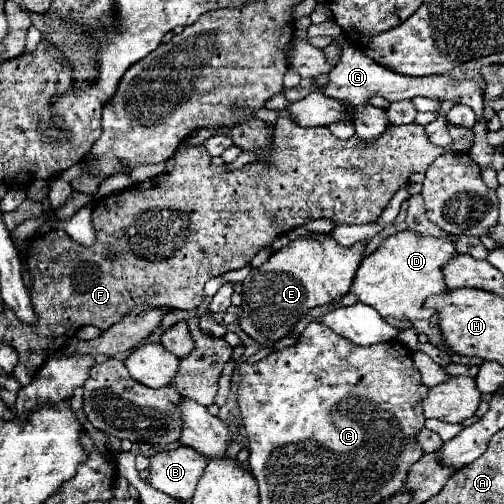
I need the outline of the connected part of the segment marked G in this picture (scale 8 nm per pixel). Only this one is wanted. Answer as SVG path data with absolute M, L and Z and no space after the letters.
M343 35L339 39L333 37L314 37L308 39L309 42L318 49L324 49L324 46L336 44L341 47L339 65L329 73L329 81L325 87L319 87L313 79L301 79L301 83L293 89L285 91L285 97L293 103L299 101L303 97L307 97L313 91L319 91L331 99L339 99L339 101L347 101L351 105L365 105L369 97L373 95L381 95L383 99L387 99L389 103L393 101L403 101L403 99L411 99L417 95L429 97L429 99L437 99L437 101L459 101L469 105L475 113L477 113L477 121L483 121L483 97L481 97L481 85L483 85L483 77L481 79L471 79L471 81L461 81L461 83L449 83L445 75L433 75L433 77L425 77L425 79L413 79L413 77L405 77L405 75L397 75L395 71L389 71L387 67L381 67L377 63L373 63L373 59L365 57L361 53L359 47L349 43Z

